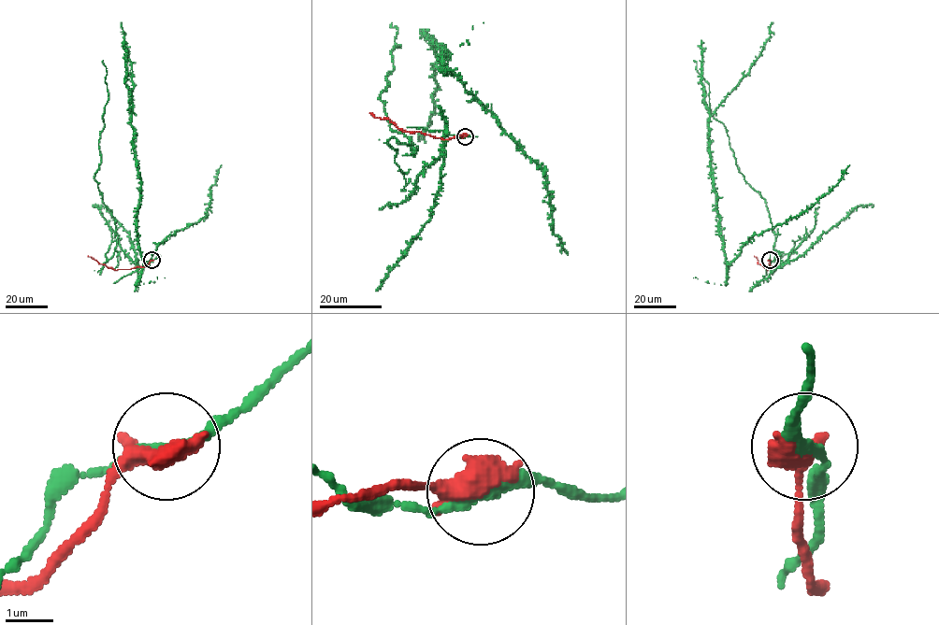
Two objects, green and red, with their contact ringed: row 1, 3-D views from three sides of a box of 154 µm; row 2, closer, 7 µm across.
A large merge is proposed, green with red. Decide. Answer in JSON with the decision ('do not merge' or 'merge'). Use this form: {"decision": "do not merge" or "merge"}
{"decision": "do not merge"}

